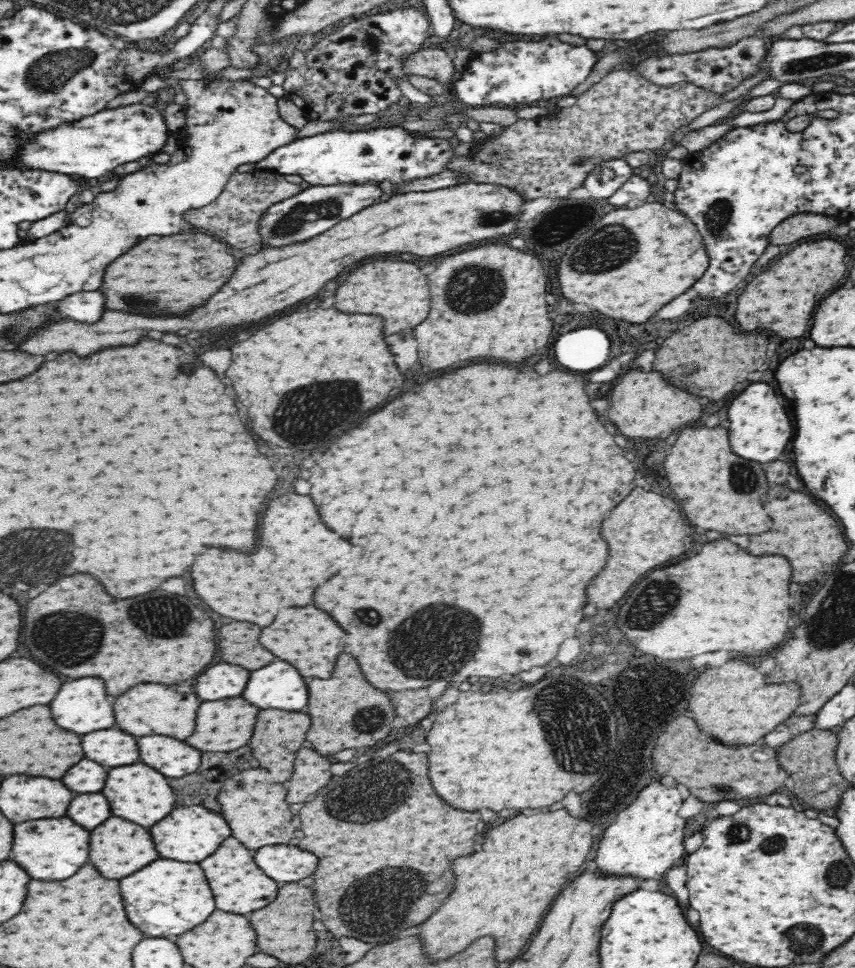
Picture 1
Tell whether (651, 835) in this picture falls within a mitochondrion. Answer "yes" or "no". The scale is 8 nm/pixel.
no

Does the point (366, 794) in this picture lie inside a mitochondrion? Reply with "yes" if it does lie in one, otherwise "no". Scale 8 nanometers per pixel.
yes

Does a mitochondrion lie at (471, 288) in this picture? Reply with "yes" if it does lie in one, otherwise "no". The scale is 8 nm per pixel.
yes

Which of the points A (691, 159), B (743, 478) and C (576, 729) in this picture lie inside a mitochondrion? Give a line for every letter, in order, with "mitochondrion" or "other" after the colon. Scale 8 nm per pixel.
A: other
B: mitochondrion
C: mitochondrion

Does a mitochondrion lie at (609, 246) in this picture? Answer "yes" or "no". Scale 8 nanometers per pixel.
yes

